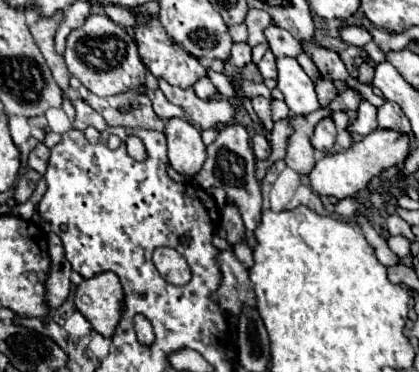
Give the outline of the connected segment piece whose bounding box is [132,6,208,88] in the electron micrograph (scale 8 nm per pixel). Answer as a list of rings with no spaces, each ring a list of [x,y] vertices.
[[[144,6],[132,8],[132,14],[136,16],[134,40],[136,40],[136,46],[138,46],[140,60],[144,62],[144,66],[156,78],[164,78],[168,84],[174,84],[174,86],[180,86],[180,88],[190,88],[200,78],[204,78],[208,74],[208,68],[202,64],[200,58],[196,58],[190,52],[186,52],[186,48],[182,48],[178,42],[174,42],[172,36],[166,34],[166,30],[162,28],[162,24],[160,24],[156,14],[150,14]]]

